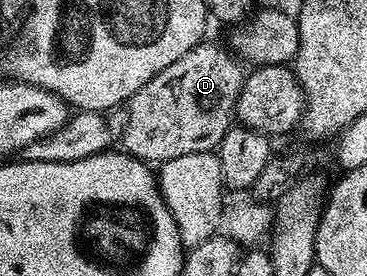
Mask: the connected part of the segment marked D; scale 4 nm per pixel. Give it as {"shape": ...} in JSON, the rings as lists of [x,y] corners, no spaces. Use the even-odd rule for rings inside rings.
{"shape":[[[208,39],[202,40],[174,64],[167,65],[163,72],[147,81],[127,101],[127,127],[121,133],[122,148],[137,159],[157,165],[190,153],[213,151],[233,125],[238,95],[246,74],[242,62],[224,44],[221,46]]]}

